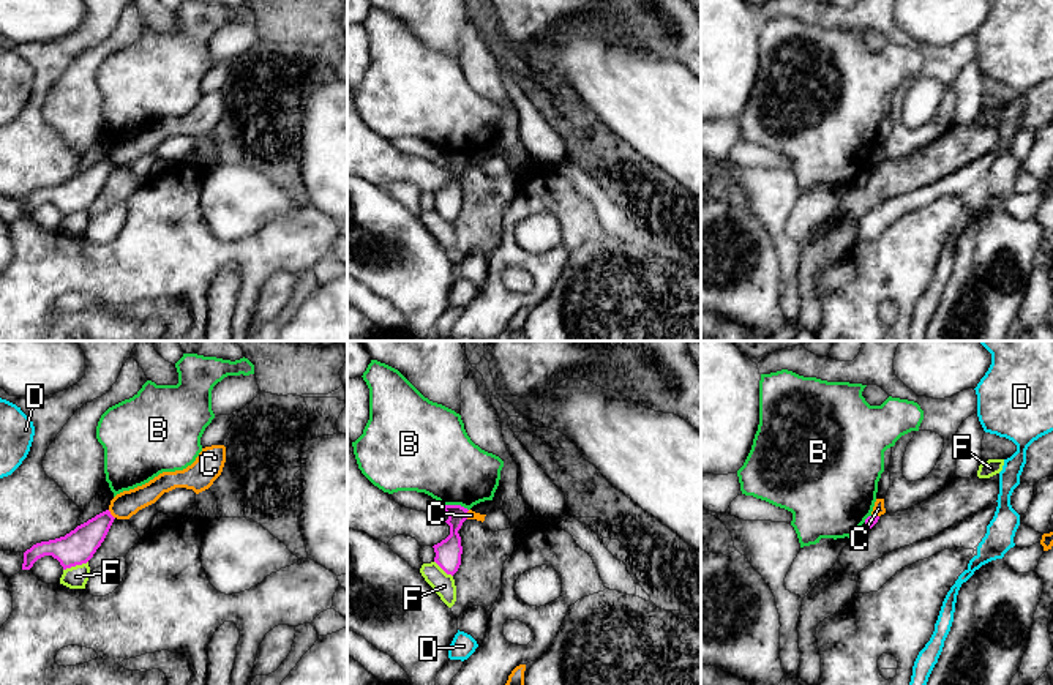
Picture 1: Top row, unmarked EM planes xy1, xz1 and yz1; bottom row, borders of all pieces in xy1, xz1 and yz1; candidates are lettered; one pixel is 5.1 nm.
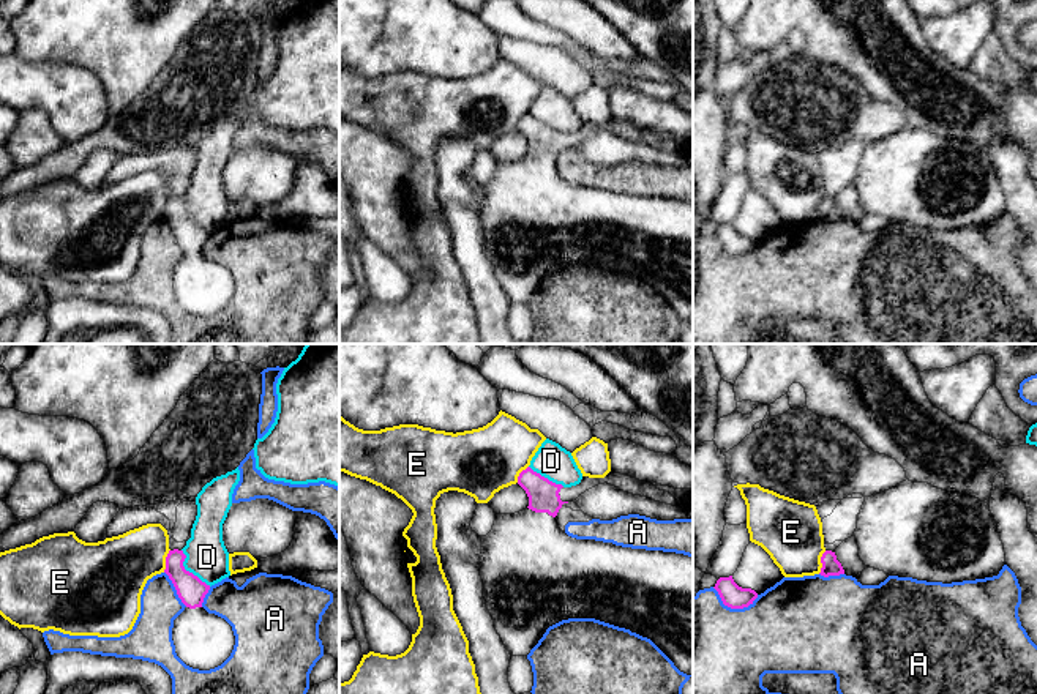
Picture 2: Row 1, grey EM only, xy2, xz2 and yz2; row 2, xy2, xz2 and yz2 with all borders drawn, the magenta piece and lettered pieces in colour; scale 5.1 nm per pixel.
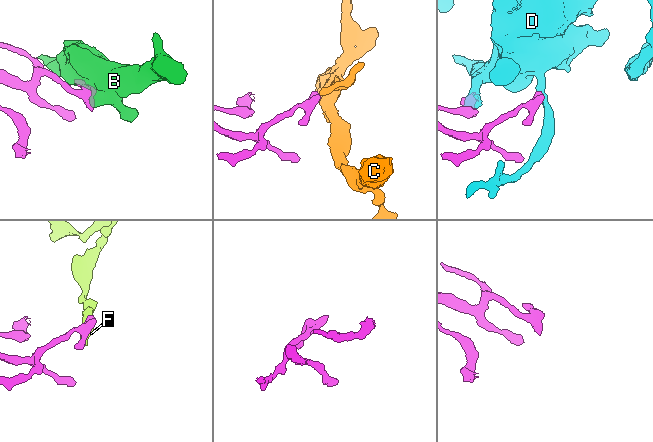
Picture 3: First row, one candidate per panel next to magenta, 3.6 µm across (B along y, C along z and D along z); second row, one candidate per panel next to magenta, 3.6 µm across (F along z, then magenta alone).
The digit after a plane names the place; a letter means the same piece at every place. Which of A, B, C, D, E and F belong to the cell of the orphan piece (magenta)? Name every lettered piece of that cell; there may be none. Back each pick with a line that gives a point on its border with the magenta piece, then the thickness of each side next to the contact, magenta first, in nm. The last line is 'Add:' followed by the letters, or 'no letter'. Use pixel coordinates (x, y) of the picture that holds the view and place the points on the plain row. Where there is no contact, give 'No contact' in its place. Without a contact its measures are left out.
Add: no letter

